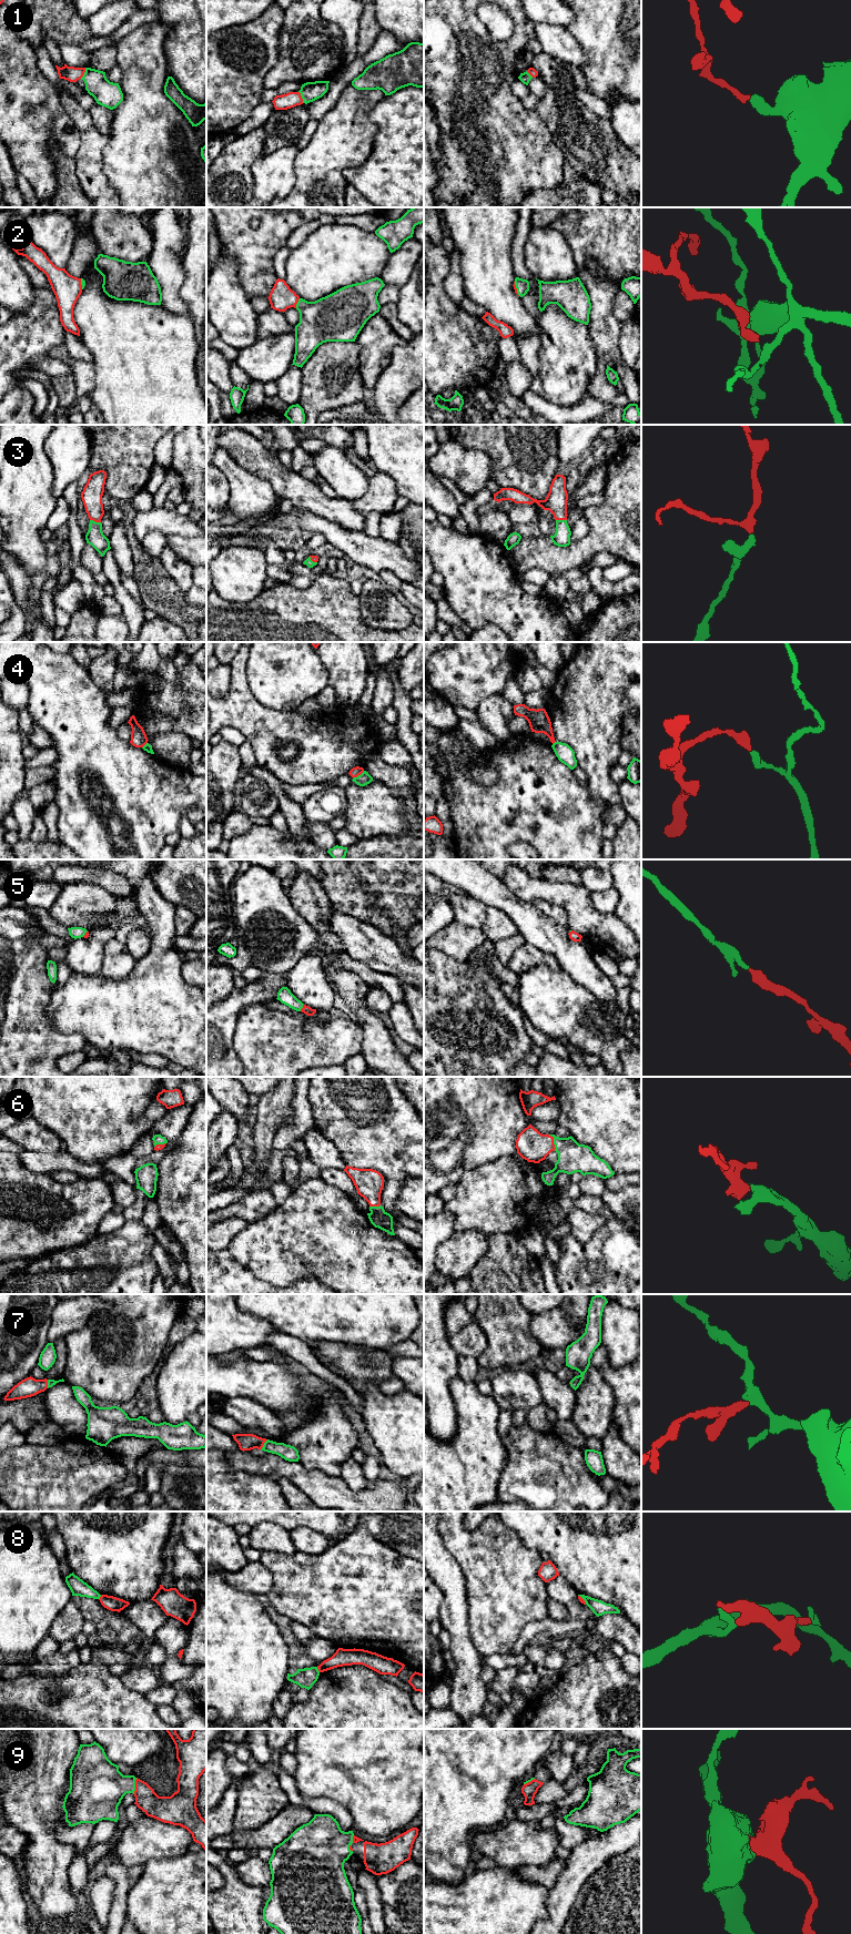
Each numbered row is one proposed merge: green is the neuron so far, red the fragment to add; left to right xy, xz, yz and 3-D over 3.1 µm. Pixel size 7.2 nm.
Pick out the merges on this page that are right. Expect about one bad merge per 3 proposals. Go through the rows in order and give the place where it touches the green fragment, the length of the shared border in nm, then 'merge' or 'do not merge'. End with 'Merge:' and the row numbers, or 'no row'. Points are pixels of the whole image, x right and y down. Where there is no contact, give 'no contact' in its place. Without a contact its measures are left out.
1: contact xz (301, 95); length 90 nm; merge
2: contact xz (297, 303); length 80 nm; merge
3: contact xy (94, 521); length 80 nm; merge
4: contact xz (358, 775); length 110 nm; do not merge
5: contact xz (302, 1007); length 60 nm; merge
6: contact yz (554, 1142); length 130 nm; merge
7: contact xz (264, 1444); length 90 nm; merge
8: contact xz (317, 1669); length 50 nm; do not merge
9: contact xy (134, 1785); length 120 nm; merge
Merge: 1, 2, 3, 5, 6, 7, 9

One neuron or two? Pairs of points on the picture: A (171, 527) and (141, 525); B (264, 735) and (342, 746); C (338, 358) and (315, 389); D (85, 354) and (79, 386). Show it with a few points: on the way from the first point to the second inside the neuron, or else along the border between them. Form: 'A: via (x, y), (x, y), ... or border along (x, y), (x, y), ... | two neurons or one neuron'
A: via (163, 525), (149, 525) | one neuron
B: via (283, 741), (292, 746), (323, 746) | one neuron
C: via (328, 364), (324, 365), (320, 372), (320, 379) | one neuron
D: border along (64, 344), (72, 357), (91, 363) | two neurons

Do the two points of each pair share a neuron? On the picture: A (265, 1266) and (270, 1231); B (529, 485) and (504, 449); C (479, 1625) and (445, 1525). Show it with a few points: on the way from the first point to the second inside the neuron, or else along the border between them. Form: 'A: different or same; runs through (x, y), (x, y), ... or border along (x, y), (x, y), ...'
A: same; runs through (270, 1258), (270, 1240)
B: same; runs through (523, 476), (514, 465), (513, 458)
C: same; runs through (479, 1600), (479, 1560), (468, 1549)

